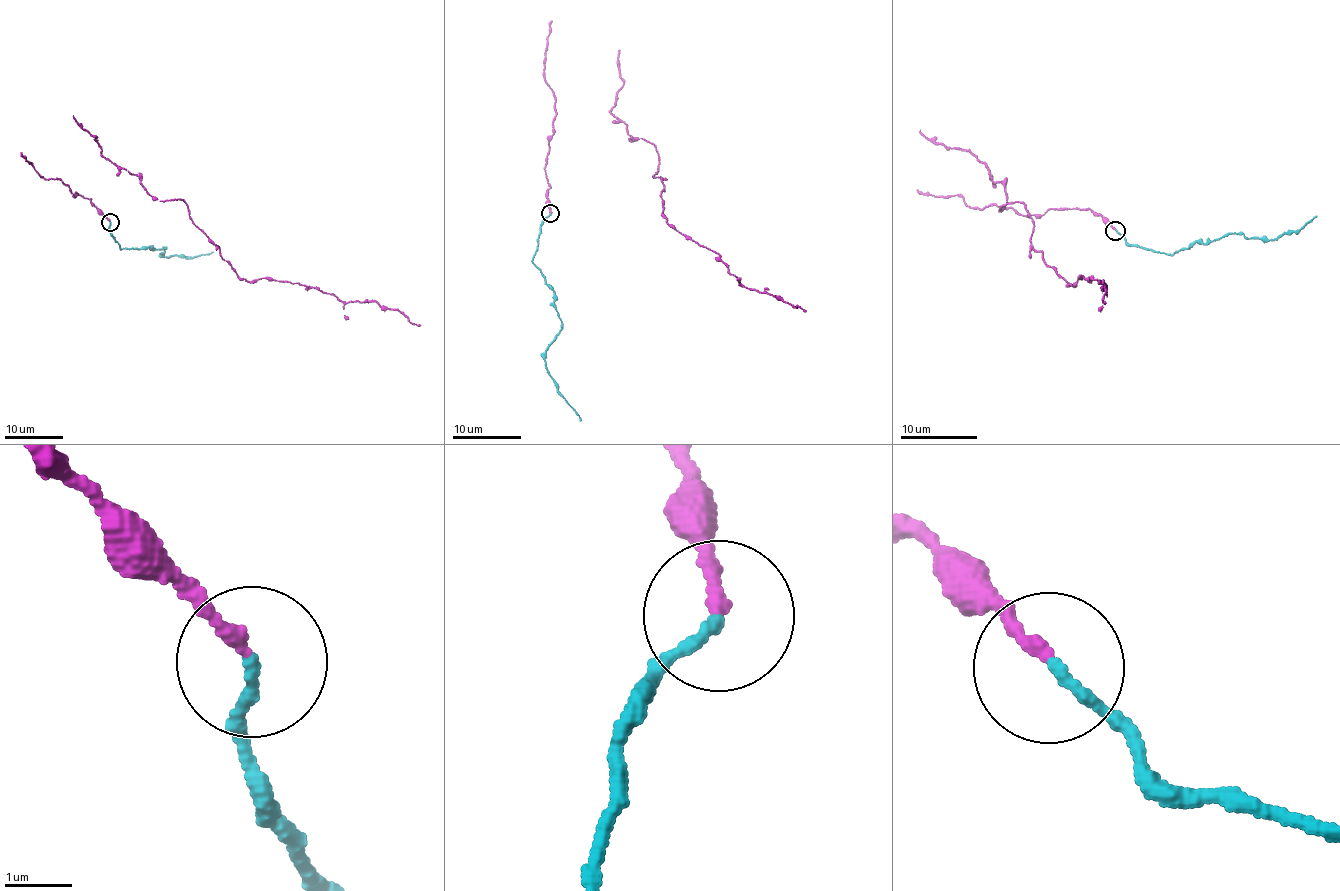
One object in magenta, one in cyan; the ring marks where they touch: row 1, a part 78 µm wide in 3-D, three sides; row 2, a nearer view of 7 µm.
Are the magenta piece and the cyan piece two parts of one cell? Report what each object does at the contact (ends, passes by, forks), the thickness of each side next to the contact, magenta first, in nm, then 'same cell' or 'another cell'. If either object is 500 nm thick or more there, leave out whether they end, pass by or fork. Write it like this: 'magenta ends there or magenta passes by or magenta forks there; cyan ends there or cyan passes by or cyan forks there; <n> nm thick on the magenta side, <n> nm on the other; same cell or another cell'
magenta ends there; cyan ends there; 180 nm thick on the magenta side, 160 nm on the other; same cell

